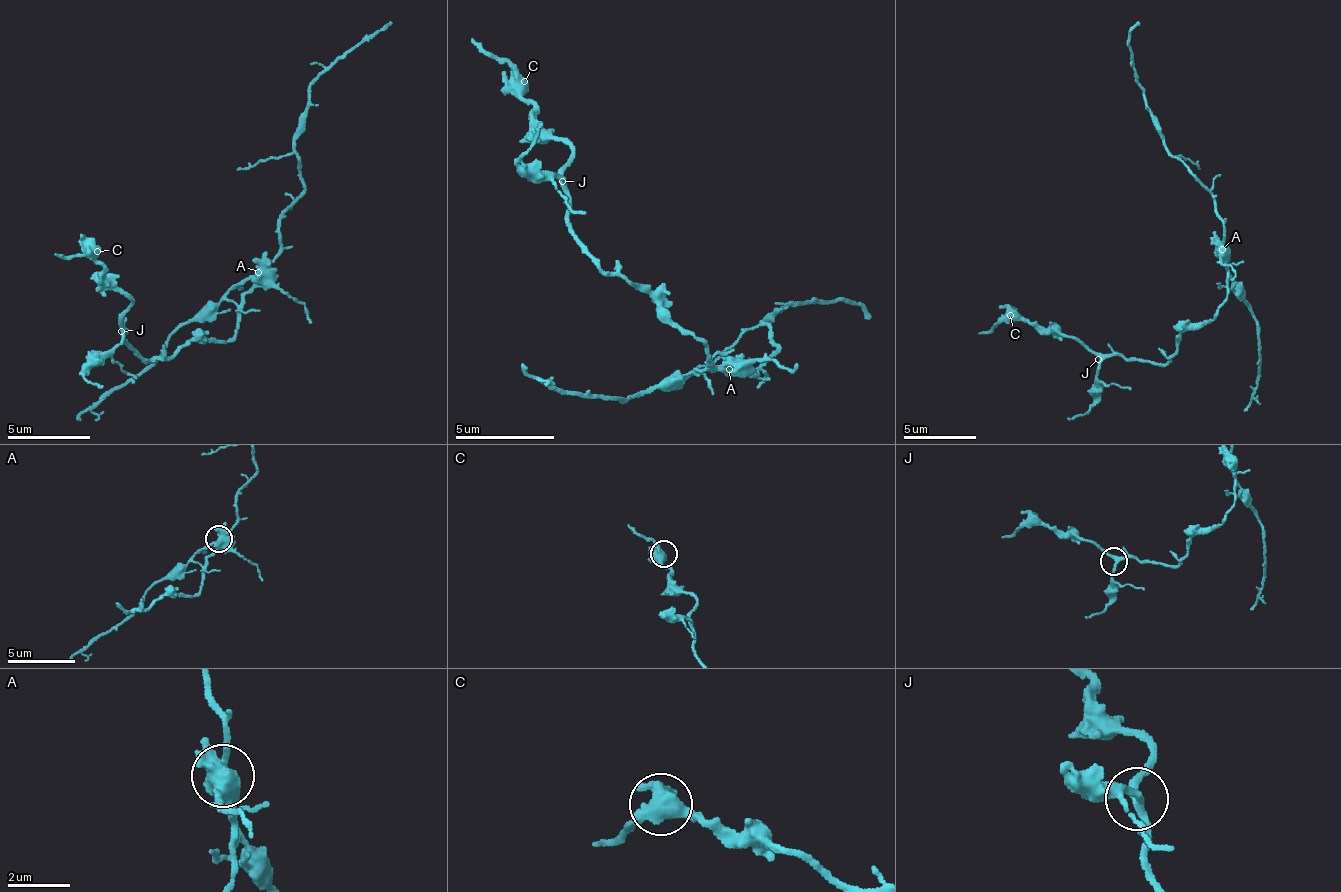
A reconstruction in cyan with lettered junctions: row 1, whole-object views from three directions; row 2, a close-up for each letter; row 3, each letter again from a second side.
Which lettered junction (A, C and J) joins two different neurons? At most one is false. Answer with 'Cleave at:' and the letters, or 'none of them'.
Cleave at: none of them

